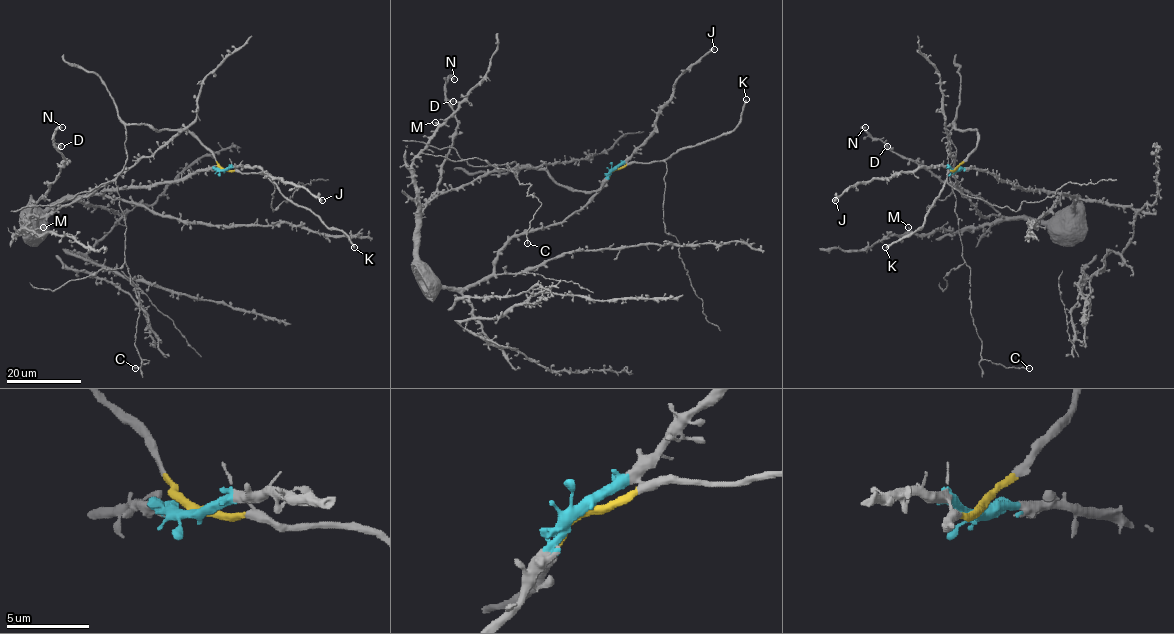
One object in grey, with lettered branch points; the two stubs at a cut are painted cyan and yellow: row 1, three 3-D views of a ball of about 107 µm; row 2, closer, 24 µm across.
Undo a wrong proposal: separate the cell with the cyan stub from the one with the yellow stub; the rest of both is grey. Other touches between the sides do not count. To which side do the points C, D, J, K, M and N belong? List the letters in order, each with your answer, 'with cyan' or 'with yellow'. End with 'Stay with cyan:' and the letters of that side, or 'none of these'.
C: with yellow
D: with cyan
J: with cyan
K: with yellow
M: with cyan
N: with cyan
Stay with cyan: D, J, M, N

